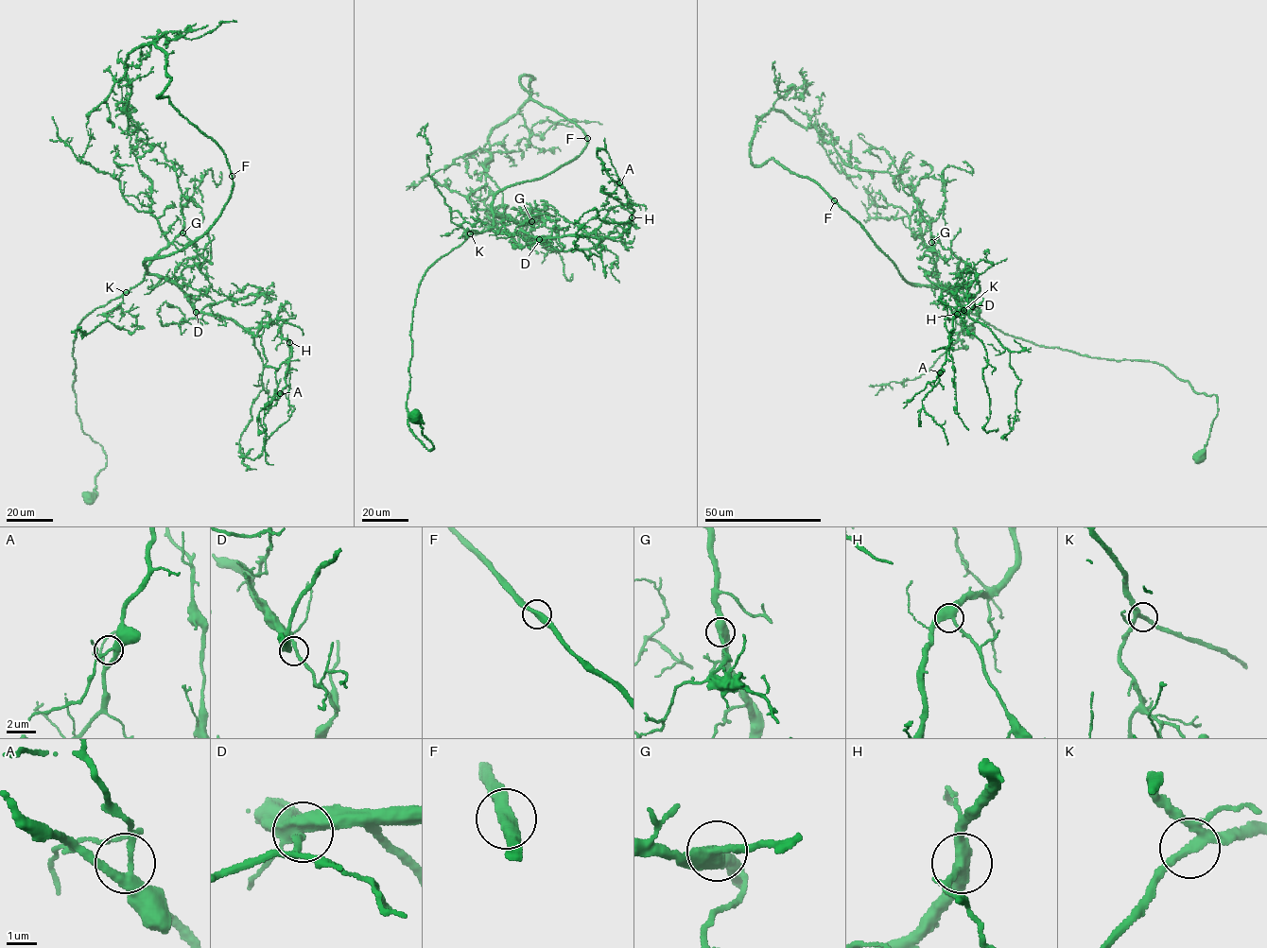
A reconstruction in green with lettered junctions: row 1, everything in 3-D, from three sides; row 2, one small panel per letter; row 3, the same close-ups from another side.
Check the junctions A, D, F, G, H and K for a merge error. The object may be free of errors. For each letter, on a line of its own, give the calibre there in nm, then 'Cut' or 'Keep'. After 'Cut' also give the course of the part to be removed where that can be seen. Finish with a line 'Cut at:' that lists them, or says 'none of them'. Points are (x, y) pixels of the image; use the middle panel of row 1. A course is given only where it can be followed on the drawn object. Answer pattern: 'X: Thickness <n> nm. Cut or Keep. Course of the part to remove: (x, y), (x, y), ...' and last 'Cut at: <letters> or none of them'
A: Thickness 300 nm. Keep
D: Thickness 260 nm. Keep
F: Thickness 400 nm. Keep
G: Thickness 400 nm. Keep
H: Thickness 420 nm. Keep
K: Thickness 240 nm. Keep
Cut at: none of them

